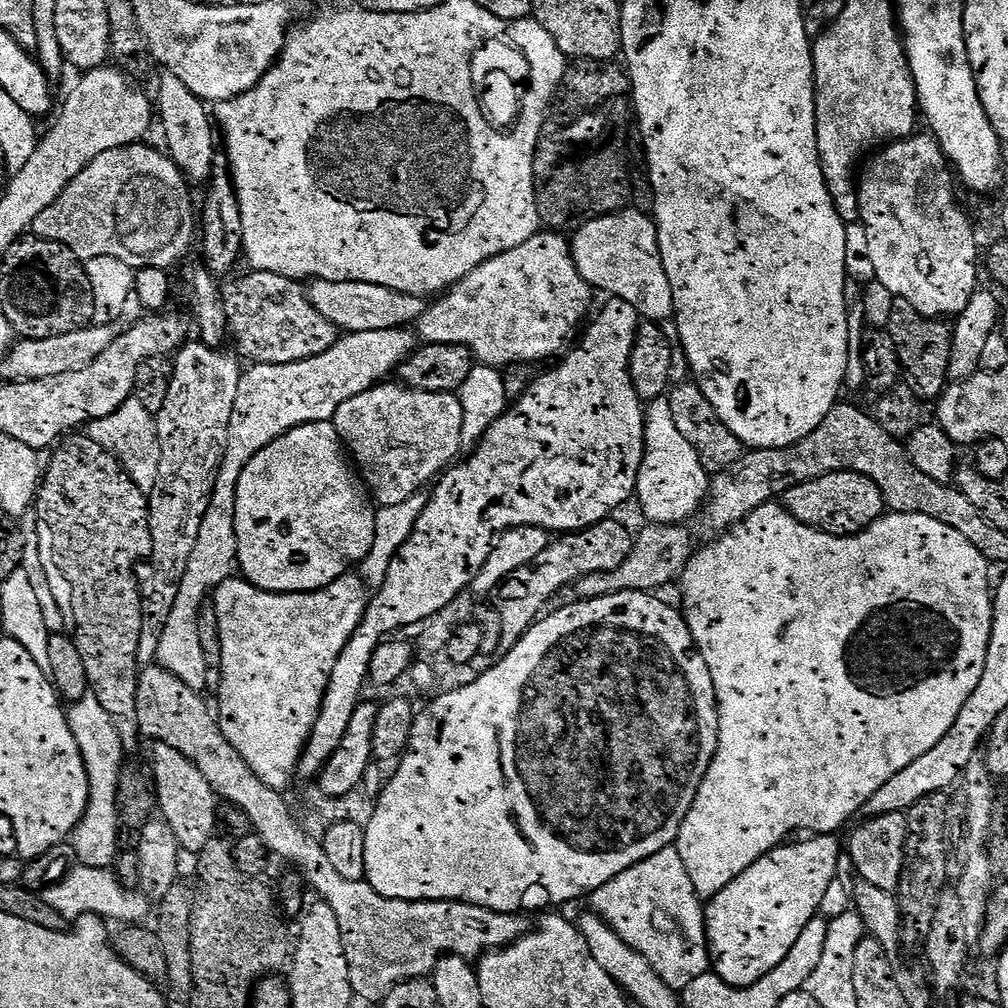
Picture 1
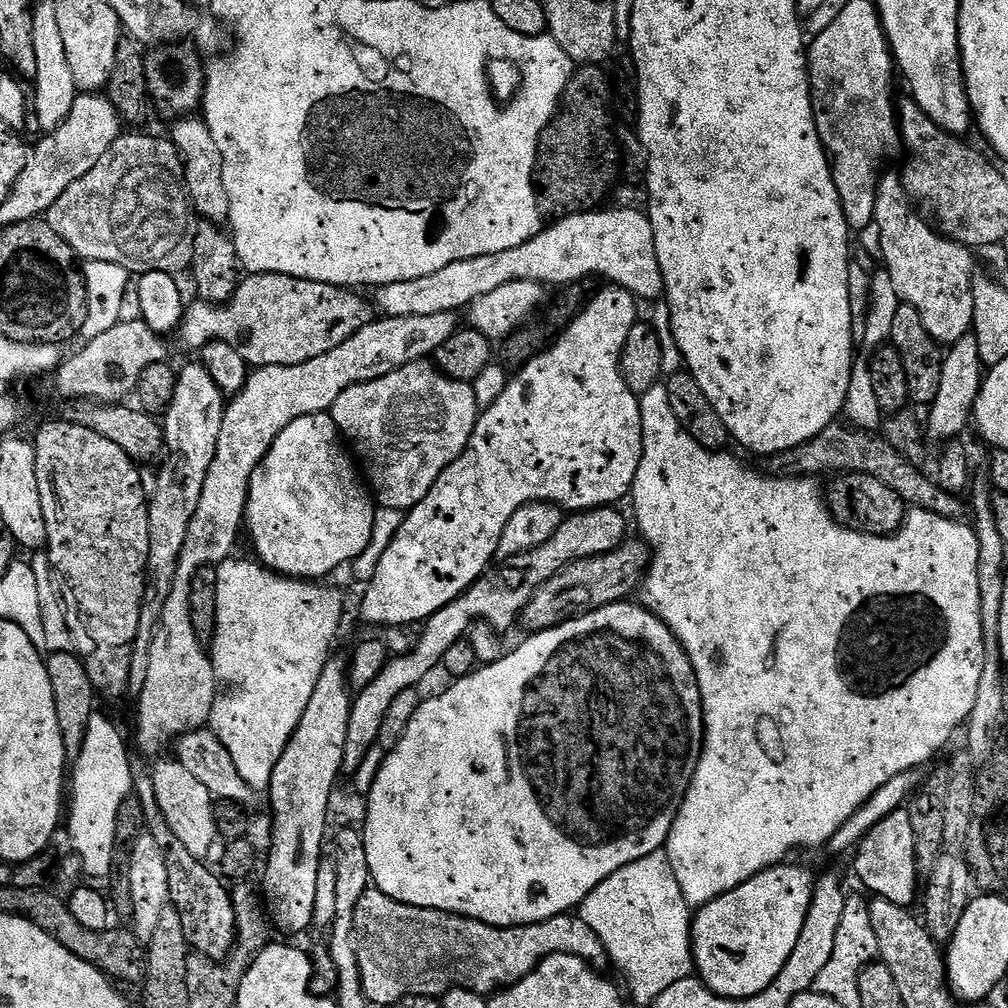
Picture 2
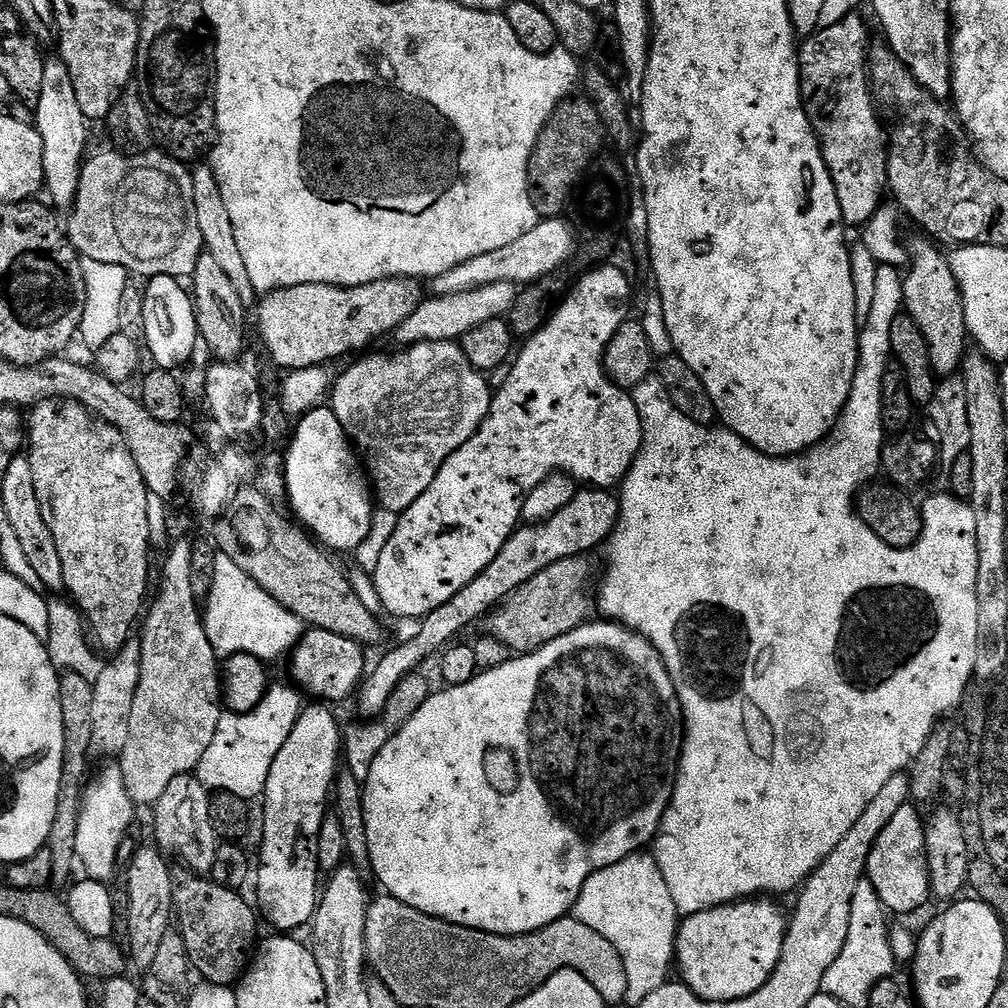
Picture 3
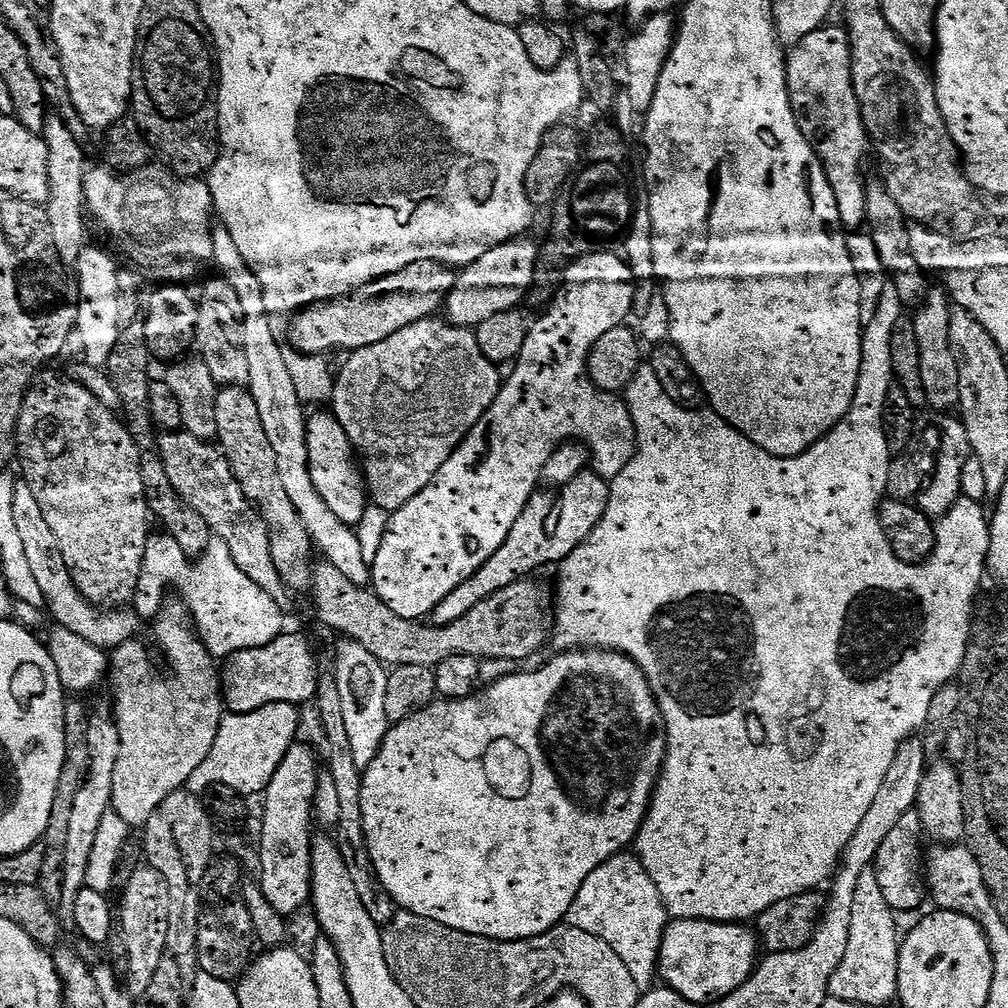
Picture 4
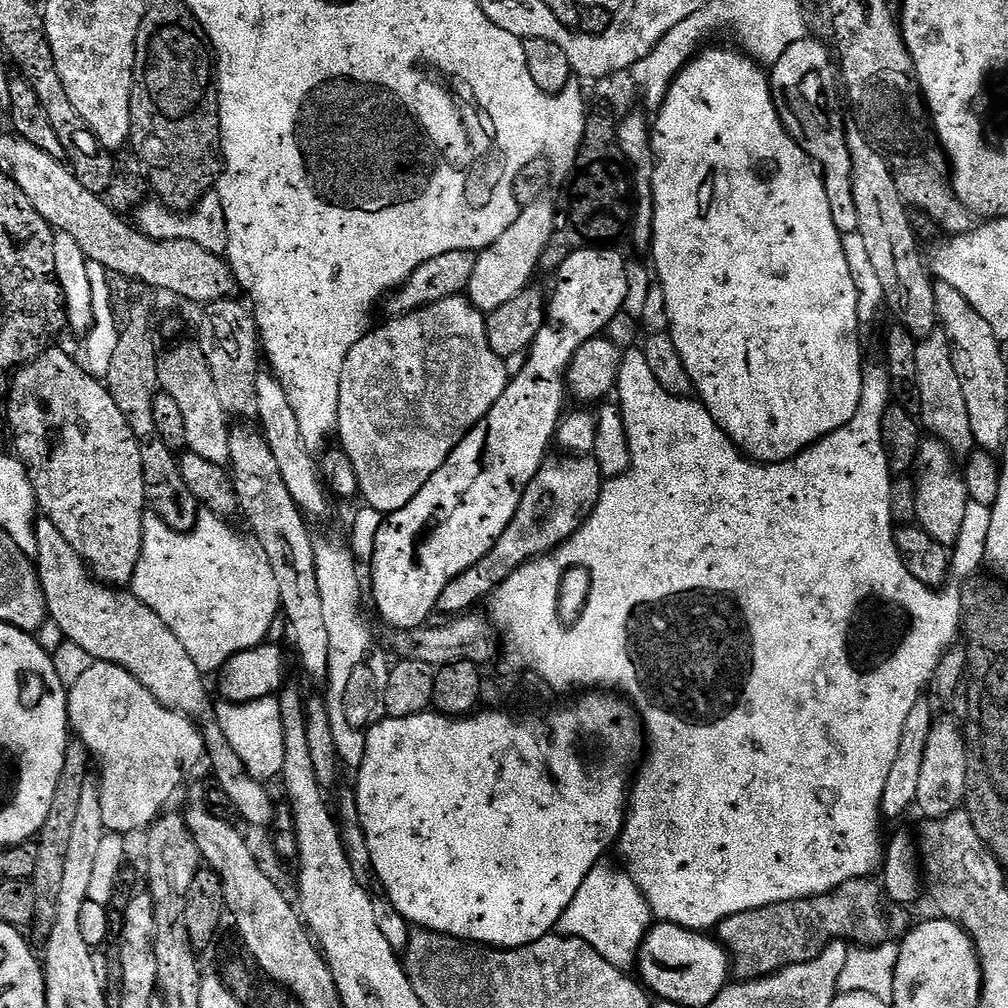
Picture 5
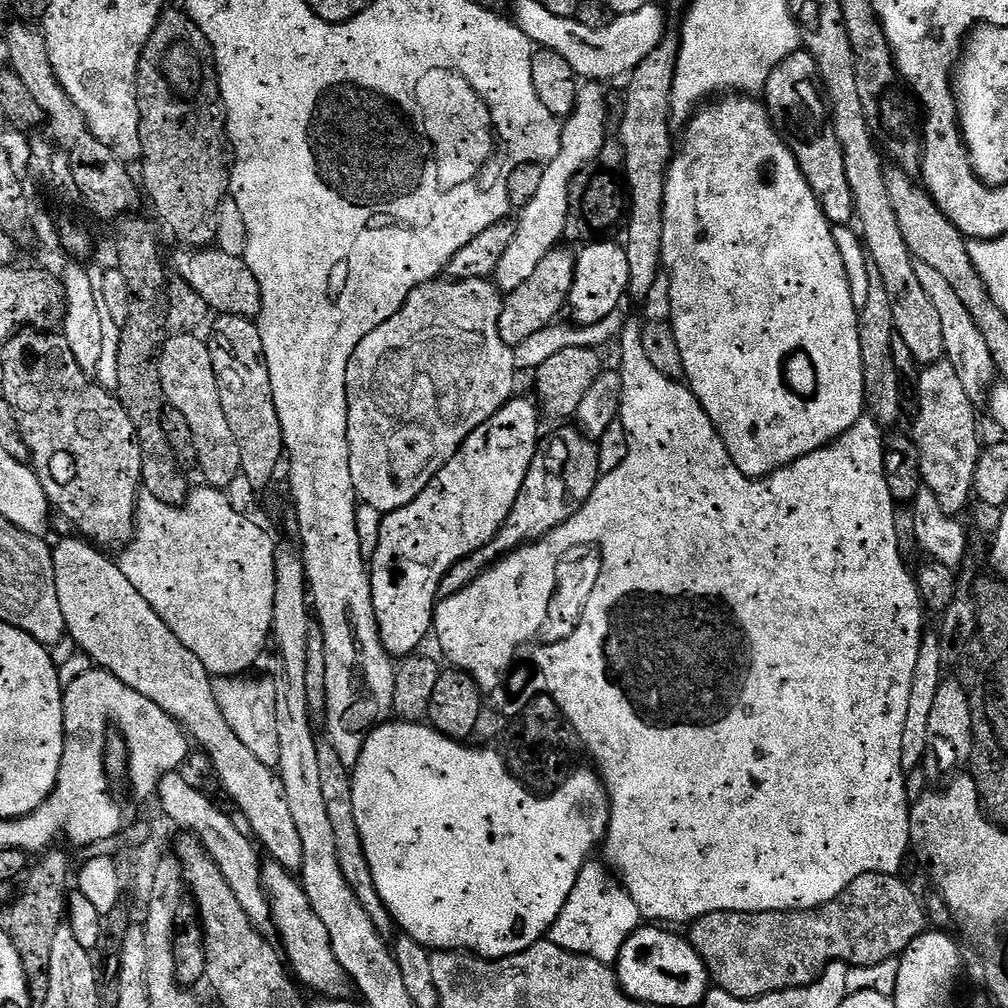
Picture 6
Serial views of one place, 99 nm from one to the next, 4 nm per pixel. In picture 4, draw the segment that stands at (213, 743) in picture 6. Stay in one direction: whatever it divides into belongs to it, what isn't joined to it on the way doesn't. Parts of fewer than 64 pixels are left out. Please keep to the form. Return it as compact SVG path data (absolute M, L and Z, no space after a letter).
M23 482L17 483L14 490L14 522L18 534L22 537L22 547L26 550L26 558L30 562L32 573L38 586L42 589L44 608L56 619L55 623L66 630L74 630L74 634L86 638L86 642L94 642L94 646L111 650L127 640L137 639L141 617L132 610L105 610L84 597L74 586L74 578L70 578L70 570L62 558L62 550L58 550L58 538L54 538L54 530L46 526L46 518L42 518L42 506L38 498L34 498L34 490Z

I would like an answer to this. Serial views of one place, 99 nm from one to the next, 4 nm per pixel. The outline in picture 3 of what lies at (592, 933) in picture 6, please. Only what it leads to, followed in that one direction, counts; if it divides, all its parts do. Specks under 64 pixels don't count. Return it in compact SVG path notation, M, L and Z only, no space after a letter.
M641 850L622 858L622 862L614 862L614 866L593 872L578 894L574 915L578 922L590 926L590 930L598 930L598 934L602 934L602 938L606 938L606 942L610 942L610 946L618 950L626 966L629 1005L639 1006L646 998L650 998L650 994L654 994L654 990L669 983L668 971L673 971L674 968L676 933L682 913L674 906L674 898L670 898L670 886L666 886L666 878L662 878L662 870L658 870L655 855Z

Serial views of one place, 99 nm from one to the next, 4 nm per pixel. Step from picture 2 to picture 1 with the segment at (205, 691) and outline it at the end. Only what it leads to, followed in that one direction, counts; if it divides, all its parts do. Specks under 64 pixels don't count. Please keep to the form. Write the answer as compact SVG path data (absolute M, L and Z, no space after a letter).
M408 328L362 330L341 335L330 350L314 358L289 364L252 364L249 372L247 369L241 375L214 494L210 498L206 518L202 518L198 542L194 542L194 554L190 554L186 574L182 574L182 590L178 590L174 610L170 610L170 618L166 618L162 642L158 642L155 658L159 667L170 670L174 678L182 678L190 690L203 693L209 687L209 671L198 639L198 614L209 599L208 592L215 593L237 567L236 491L242 470L246 470L250 458L254 458L258 450L284 436L290 429L323 420L331 421L342 402L387 381L391 377L388 375L391 372L393 375L417 347L417 333Z

